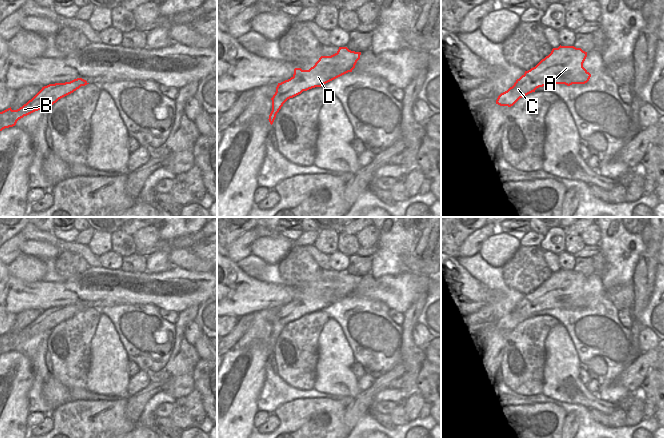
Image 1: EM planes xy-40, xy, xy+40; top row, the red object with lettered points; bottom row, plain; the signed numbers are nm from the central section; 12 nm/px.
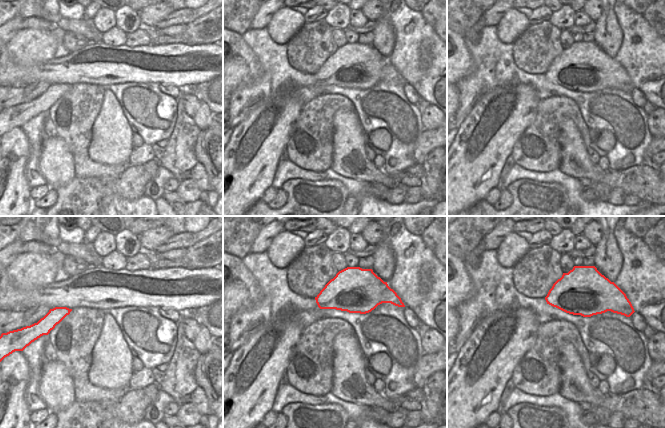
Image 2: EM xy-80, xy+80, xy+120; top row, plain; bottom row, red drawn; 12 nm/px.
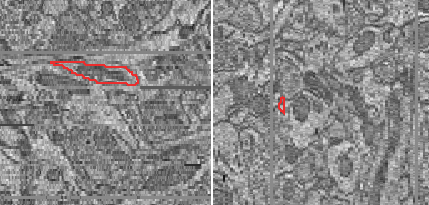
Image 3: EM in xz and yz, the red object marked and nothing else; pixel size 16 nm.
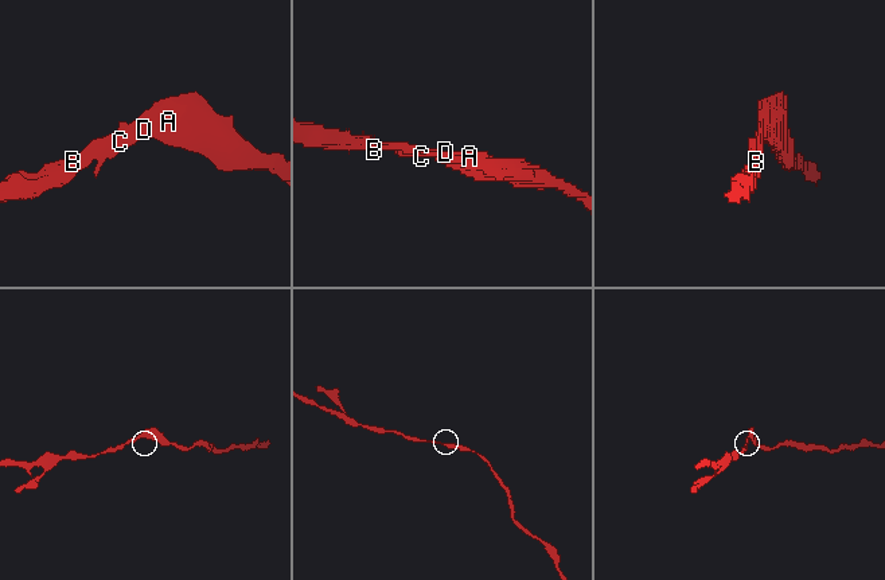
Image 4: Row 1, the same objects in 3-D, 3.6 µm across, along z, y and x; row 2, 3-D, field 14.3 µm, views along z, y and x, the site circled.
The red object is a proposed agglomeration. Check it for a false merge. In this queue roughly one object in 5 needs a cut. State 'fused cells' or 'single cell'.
single cell

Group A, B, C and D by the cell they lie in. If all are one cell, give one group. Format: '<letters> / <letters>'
A B C D

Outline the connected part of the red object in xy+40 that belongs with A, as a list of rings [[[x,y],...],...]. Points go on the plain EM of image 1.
[[[559,270],[516,304],[514,309],[501,317],[496,328],[513,330],[520,322],[551,308],[585,308],[591,298],[583,291],[587,276],[574,270]]]

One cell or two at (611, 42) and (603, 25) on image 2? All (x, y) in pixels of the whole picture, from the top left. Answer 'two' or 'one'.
one

